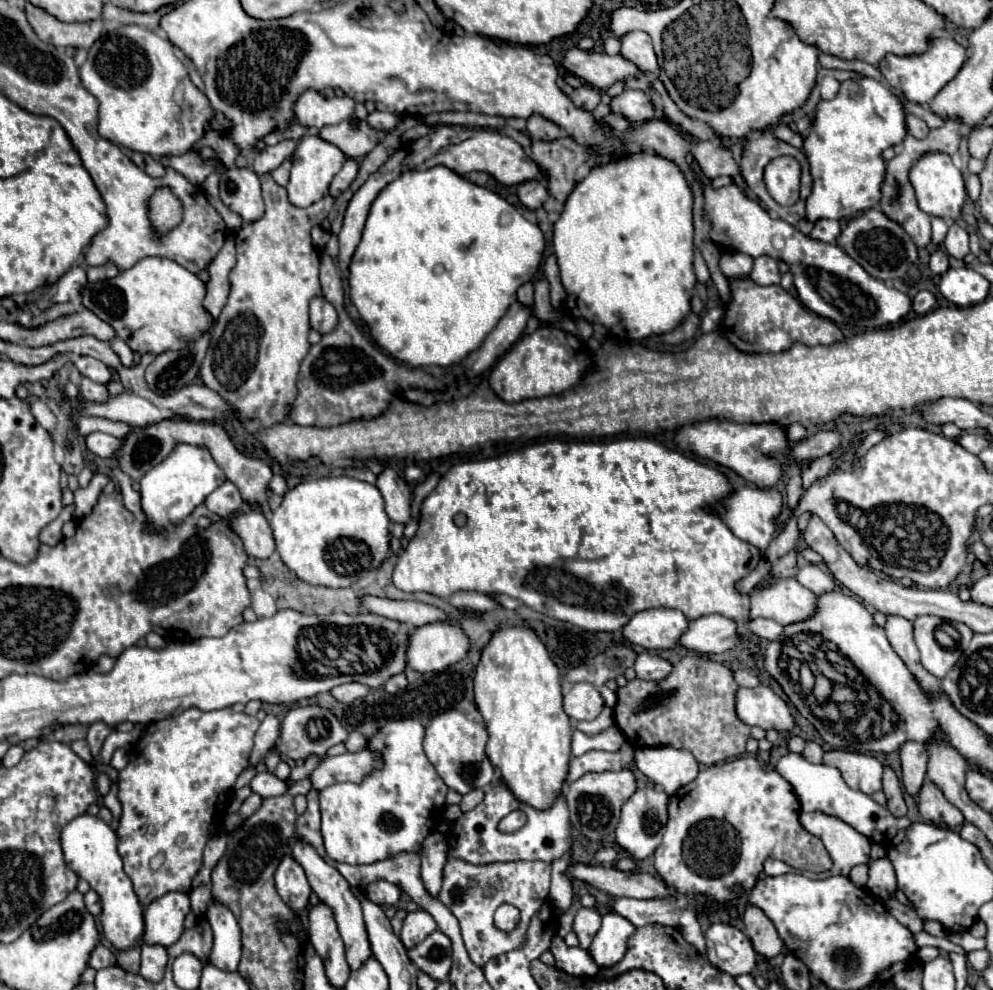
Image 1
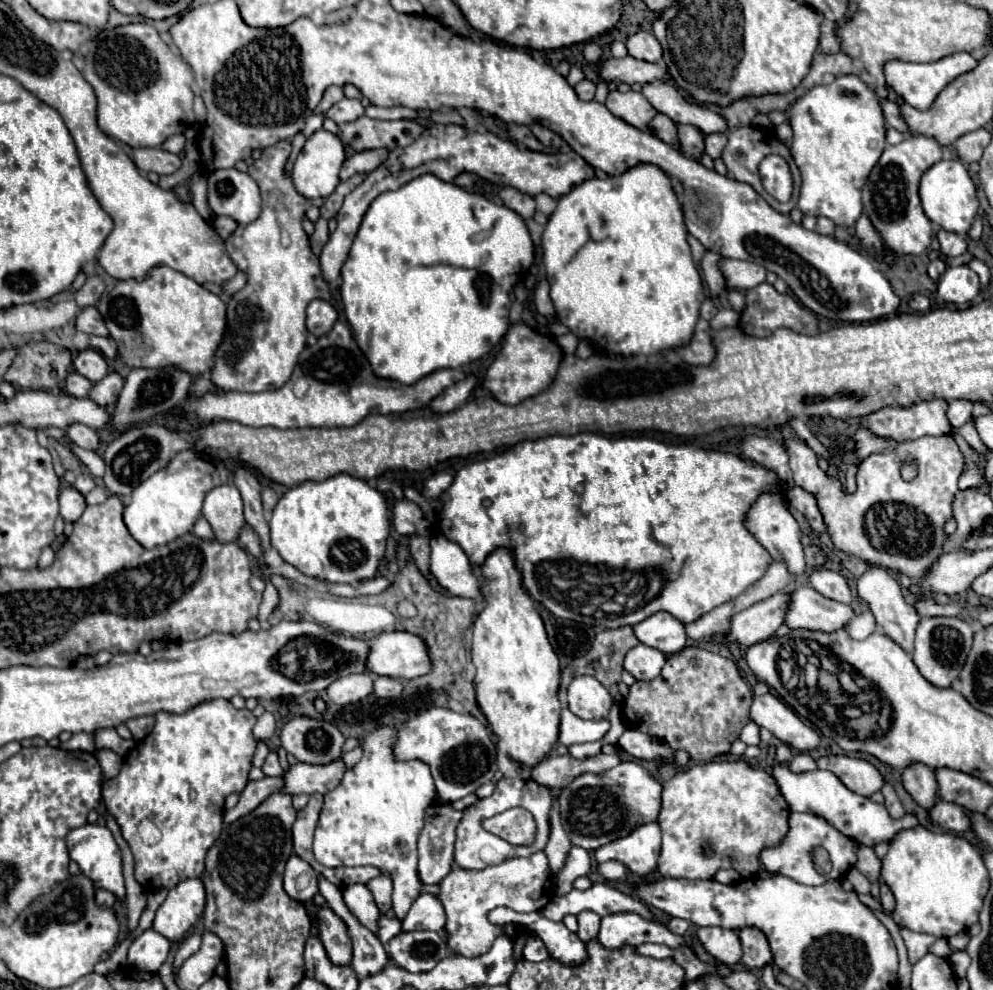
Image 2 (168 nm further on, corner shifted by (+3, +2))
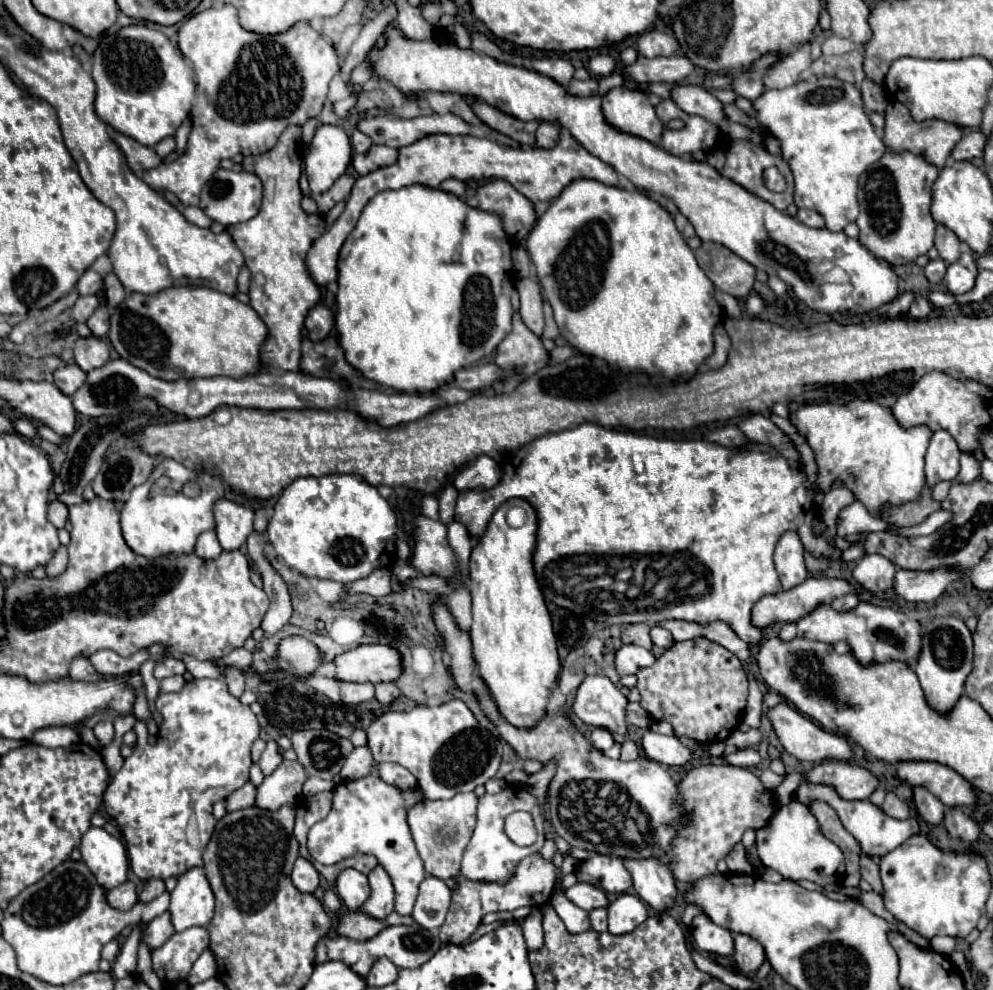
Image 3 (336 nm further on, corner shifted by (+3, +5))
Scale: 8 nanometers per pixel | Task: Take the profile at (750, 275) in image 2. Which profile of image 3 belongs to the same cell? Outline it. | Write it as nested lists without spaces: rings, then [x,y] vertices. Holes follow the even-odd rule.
[[[703,242],[701,248],[695,250],[695,258],[705,276],[719,290],[735,298],[745,298],[753,290],[755,268],[729,248],[717,242]]]

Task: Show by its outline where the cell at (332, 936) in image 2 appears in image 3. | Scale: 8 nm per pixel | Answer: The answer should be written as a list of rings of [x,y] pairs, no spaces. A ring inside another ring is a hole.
[[[345,912],[341,914],[335,932],[339,936],[363,942],[363,940],[375,938],[383,928],[385,928],[383,920],[375,920],[373,916],[367,916],[365,912]]]

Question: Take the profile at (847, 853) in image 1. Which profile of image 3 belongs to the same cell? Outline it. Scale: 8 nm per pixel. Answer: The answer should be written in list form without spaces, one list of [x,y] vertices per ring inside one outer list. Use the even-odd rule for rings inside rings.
[[[795,800],[781,806],[771,818],[771,824],[757,830],[757,854],[767,868],[795,882],[811,880],[819,886],[827,886],[831,882],[843,882],[845,876],[841,848],[823,836],[811,810]]]

